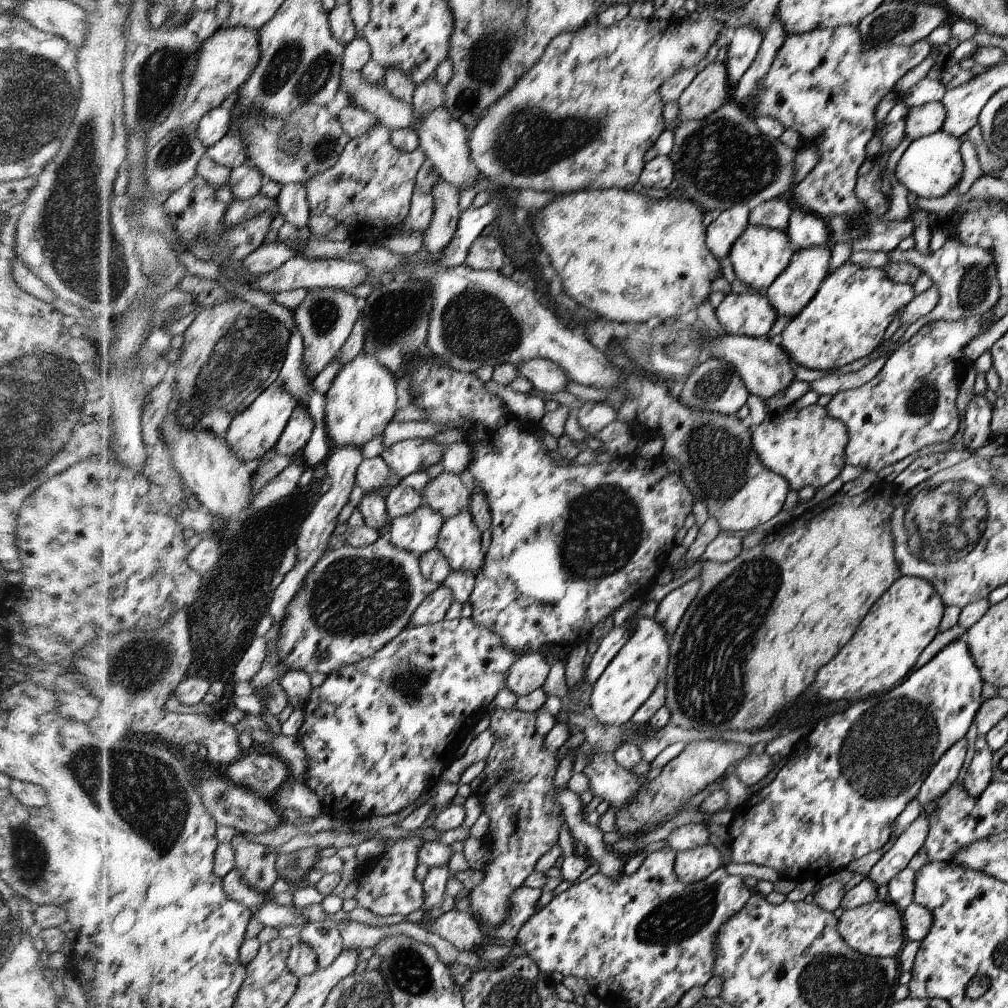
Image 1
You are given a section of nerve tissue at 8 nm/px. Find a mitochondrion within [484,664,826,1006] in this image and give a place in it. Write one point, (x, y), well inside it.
(681, 917)

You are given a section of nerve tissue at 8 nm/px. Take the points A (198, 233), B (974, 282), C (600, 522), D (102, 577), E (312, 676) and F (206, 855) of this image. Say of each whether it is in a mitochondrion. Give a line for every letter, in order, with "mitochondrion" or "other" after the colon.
A: mitochondrion
B: mitochondrion
C: mitochondrion
D: other
E: other
F: other

